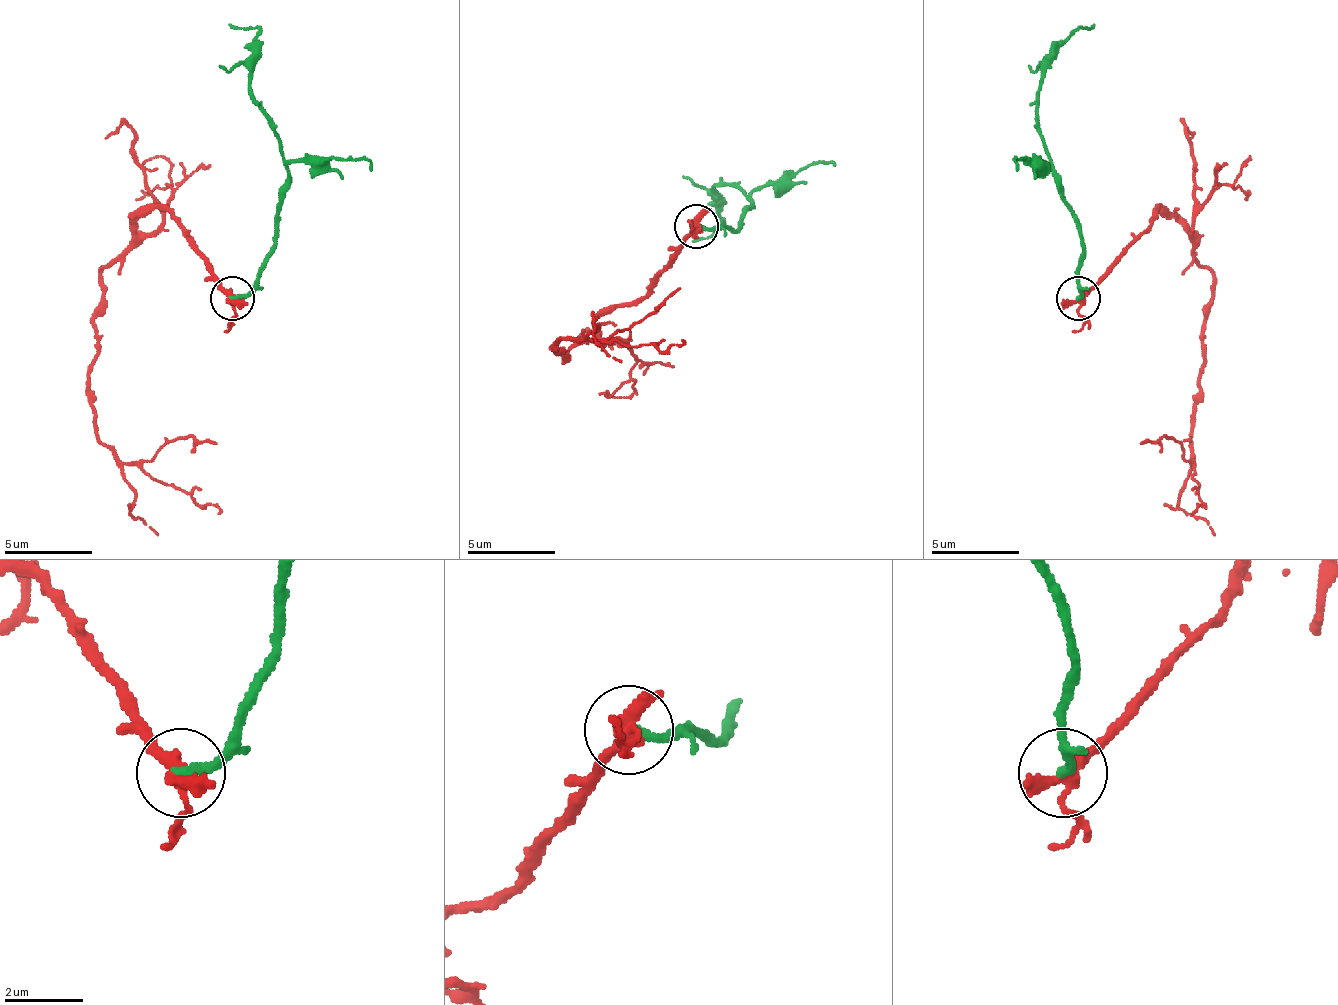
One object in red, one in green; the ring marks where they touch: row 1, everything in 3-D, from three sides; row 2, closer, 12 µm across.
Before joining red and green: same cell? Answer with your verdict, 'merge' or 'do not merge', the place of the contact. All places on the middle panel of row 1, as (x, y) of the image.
do not merge; place (696, 226)

